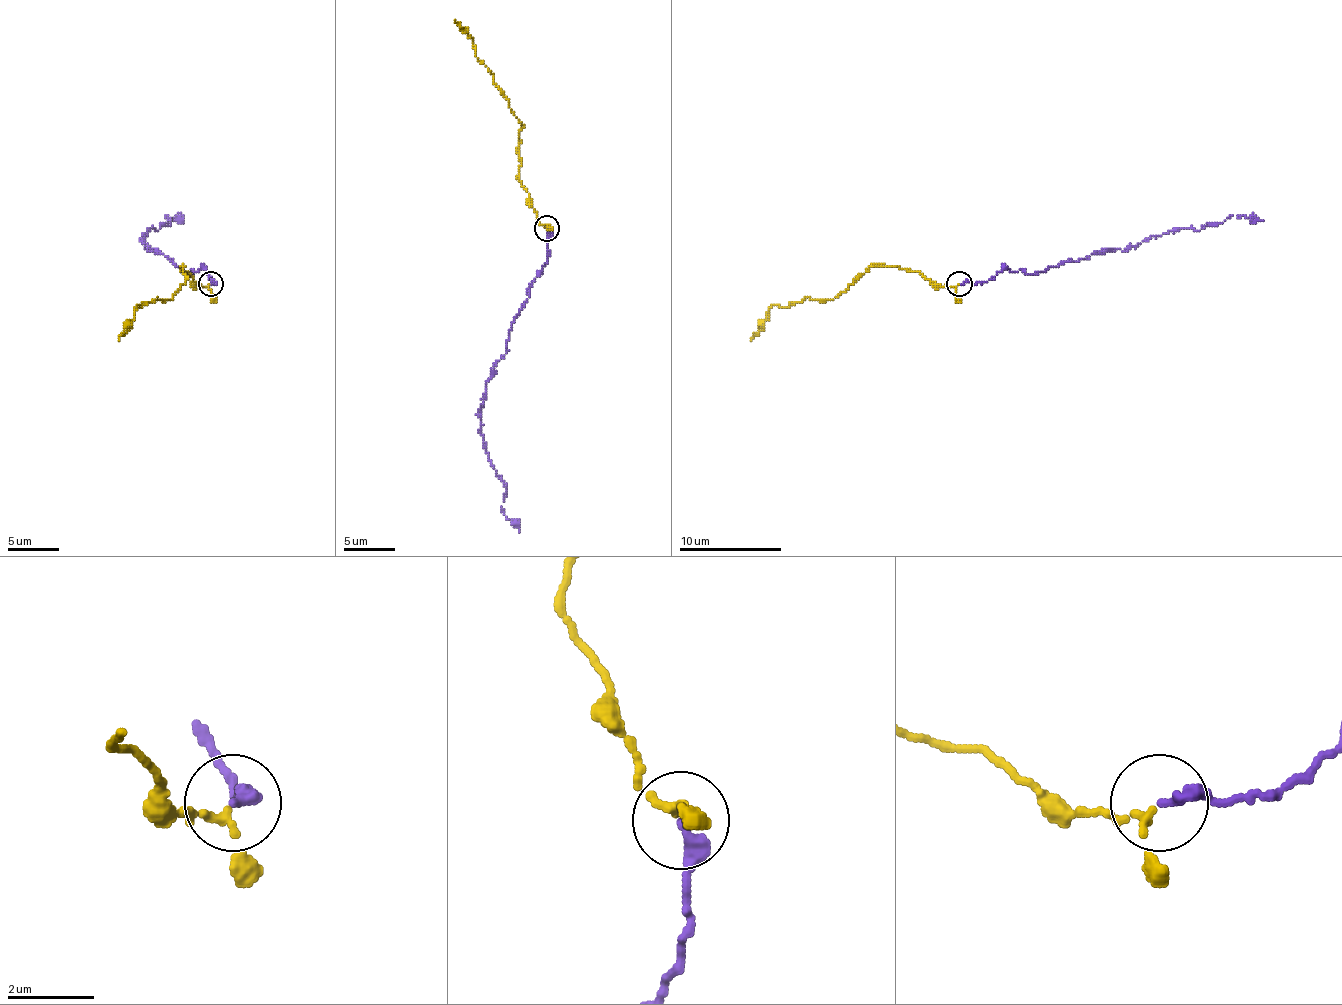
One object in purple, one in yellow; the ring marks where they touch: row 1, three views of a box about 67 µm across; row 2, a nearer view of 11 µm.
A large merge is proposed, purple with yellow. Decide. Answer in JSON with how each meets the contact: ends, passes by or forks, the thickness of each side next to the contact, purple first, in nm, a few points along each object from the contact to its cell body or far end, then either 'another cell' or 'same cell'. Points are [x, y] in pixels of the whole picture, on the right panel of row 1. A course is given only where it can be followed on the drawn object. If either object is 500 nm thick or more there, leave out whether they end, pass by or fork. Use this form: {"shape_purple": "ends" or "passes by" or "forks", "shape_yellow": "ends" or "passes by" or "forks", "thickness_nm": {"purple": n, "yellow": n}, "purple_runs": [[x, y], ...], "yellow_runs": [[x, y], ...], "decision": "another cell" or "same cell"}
{"shape_purple": "ends", "shape_yellow": "passes by", "thickness_nm": {"purple": 280, "yellow": 170}, "purple_runs": [[958, 284], [1004, 269], [1027, 274], [1099, 251], [1127, 251], [1178, 230], [1199, 230], [1242, 215], [1263, 220]], "yellow_runs": [[958, 284], [940, 287], [910, 269], [871, 266], [833, 300], [805, 297], [787, 307], [774, 305], [751, 341]], "decision": "same cell"}

